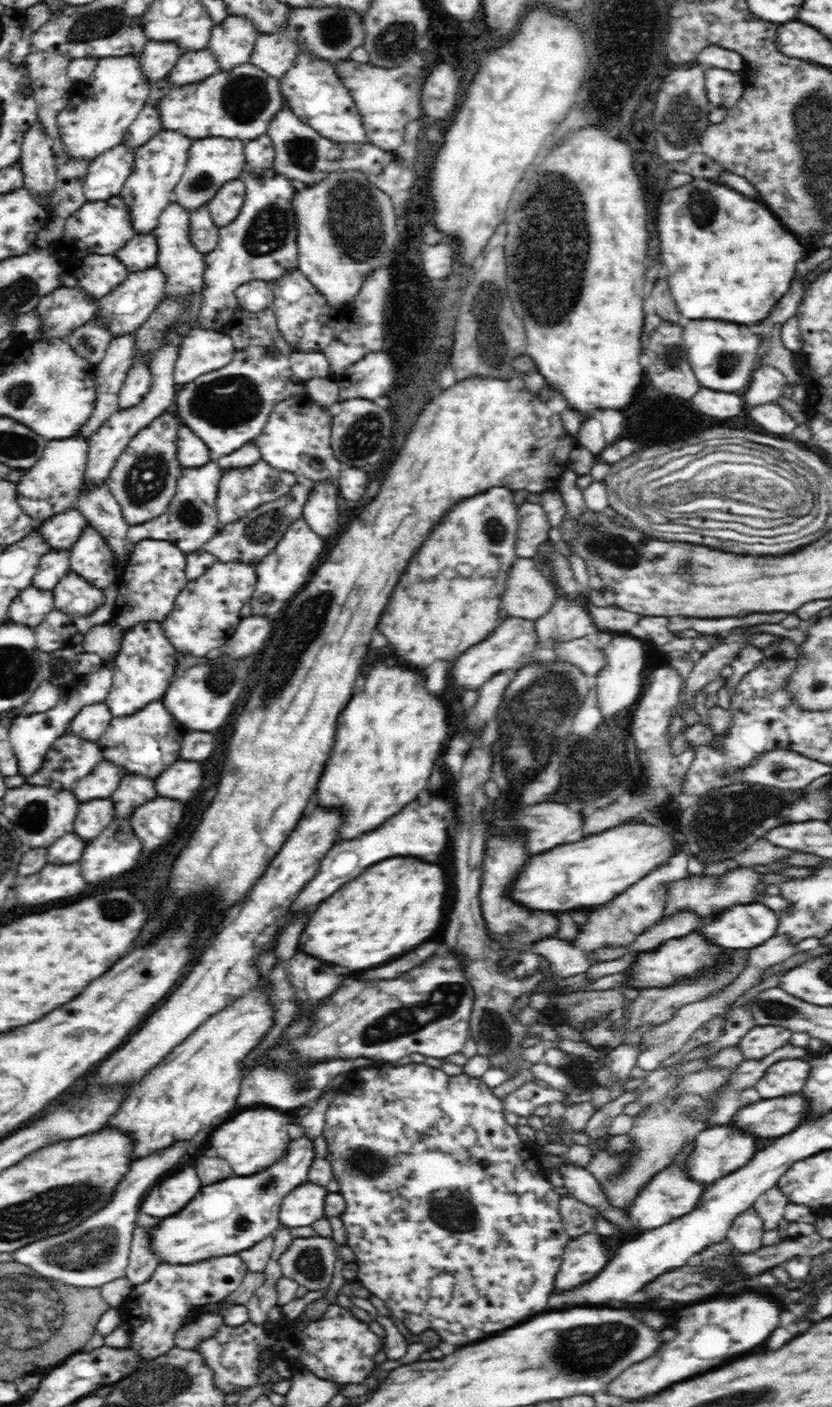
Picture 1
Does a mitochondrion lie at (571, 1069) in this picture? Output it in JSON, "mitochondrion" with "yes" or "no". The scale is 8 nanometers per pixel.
{"mitochondrion":"no"}

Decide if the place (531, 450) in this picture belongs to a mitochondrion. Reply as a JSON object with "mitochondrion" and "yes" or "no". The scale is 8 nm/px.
{"mitochondrion":"yes"}

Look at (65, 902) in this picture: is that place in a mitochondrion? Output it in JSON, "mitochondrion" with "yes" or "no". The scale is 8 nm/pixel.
{"mitochondrion":"no"}

